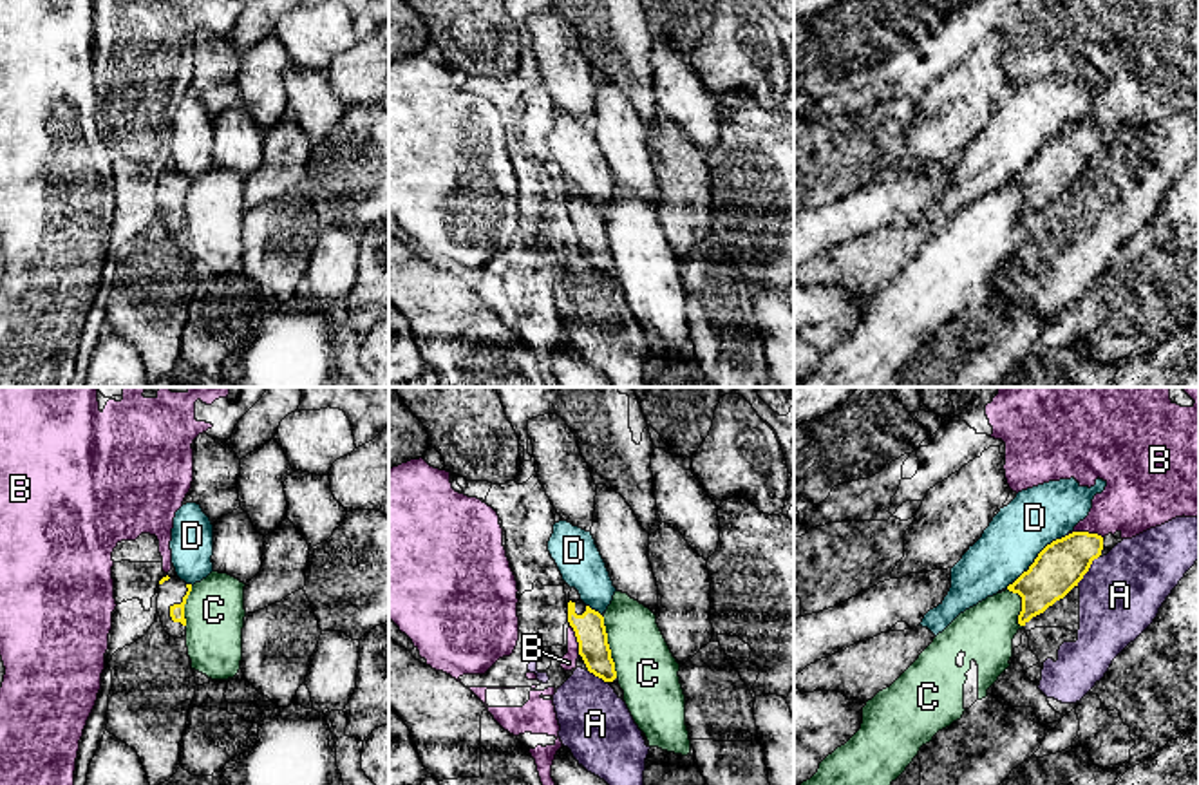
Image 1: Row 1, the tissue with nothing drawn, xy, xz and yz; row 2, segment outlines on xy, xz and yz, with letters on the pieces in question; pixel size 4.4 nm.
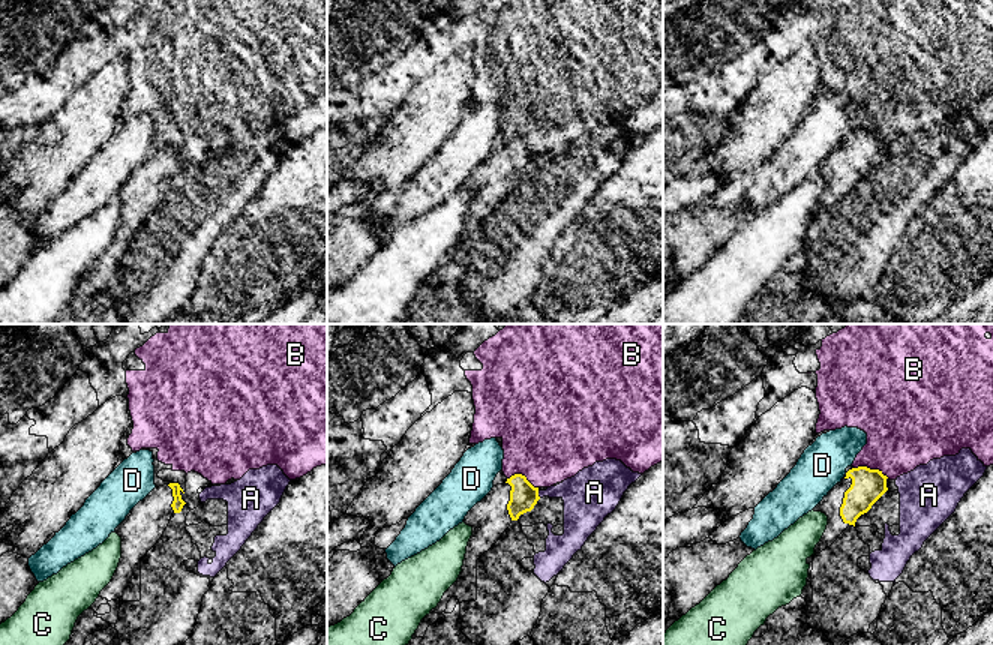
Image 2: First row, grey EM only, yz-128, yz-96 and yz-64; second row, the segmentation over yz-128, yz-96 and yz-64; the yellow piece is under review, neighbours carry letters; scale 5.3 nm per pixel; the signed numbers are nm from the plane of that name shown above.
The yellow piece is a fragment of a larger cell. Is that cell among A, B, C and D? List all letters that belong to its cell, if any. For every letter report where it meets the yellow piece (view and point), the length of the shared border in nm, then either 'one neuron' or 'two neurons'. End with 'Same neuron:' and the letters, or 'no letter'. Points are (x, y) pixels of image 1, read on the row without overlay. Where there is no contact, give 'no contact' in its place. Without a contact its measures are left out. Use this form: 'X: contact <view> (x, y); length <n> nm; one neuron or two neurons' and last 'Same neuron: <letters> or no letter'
A: contact yz (1087, 165); length 170 nm; two neurons
B: contact yz (1085, 127); length 160 nm; two neurons
C: contact xz (608, 243); length 280 nm; two neurons
D: contact yz (1035, 154); length 360 nm; two neurons
Same neuron: no letter

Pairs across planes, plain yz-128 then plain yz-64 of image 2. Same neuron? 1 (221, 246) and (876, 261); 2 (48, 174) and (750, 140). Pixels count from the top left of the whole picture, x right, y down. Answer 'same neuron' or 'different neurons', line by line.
1: different neurons
2: same neuron

